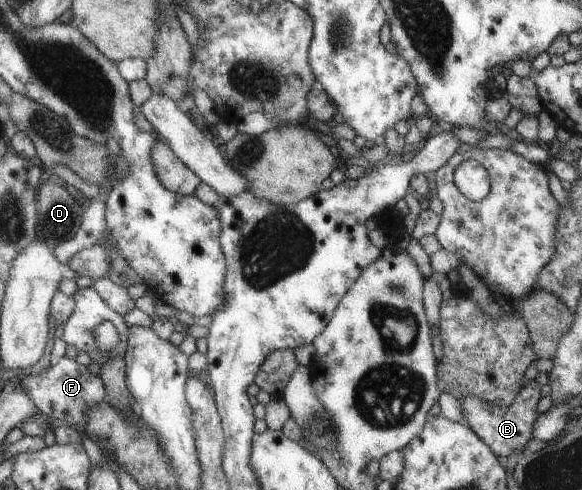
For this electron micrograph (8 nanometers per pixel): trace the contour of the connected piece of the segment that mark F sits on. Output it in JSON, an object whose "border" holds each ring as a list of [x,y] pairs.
{"border":[[[72,351],[55,360],[46,372],[36,376],[20,376],[24,390],[32,397],[40,415],[48,415],[66,425],[83,427],[85,410],[98,403],[106,403],[107,388],[100,374],[92,374],[88,366],[76,362]]]}

